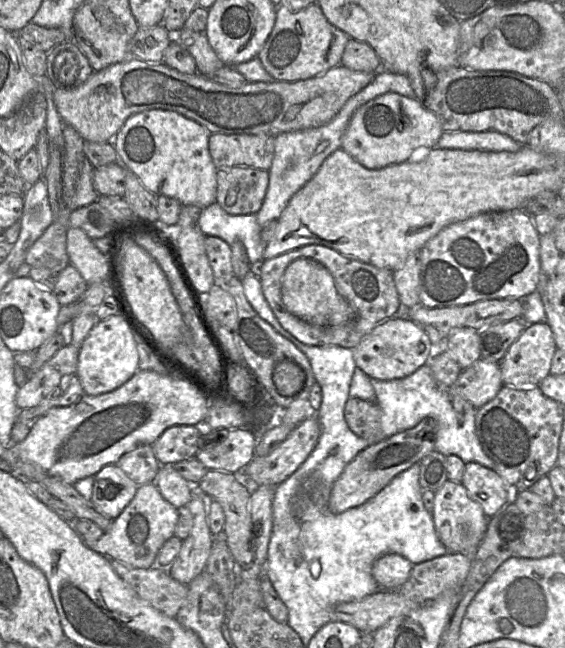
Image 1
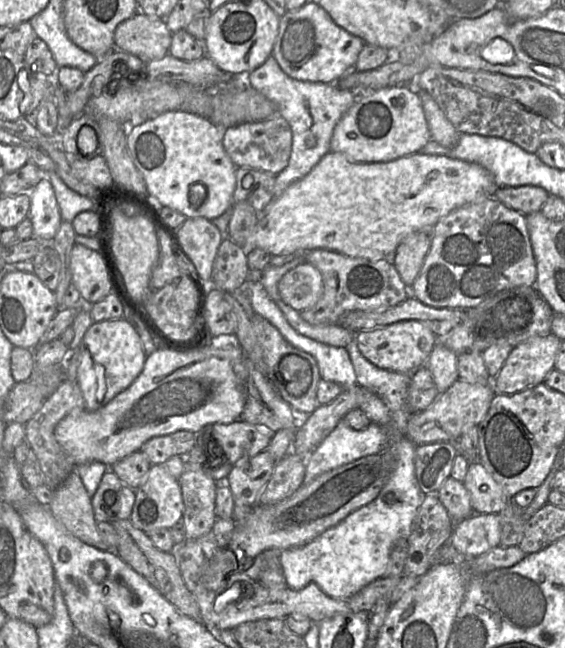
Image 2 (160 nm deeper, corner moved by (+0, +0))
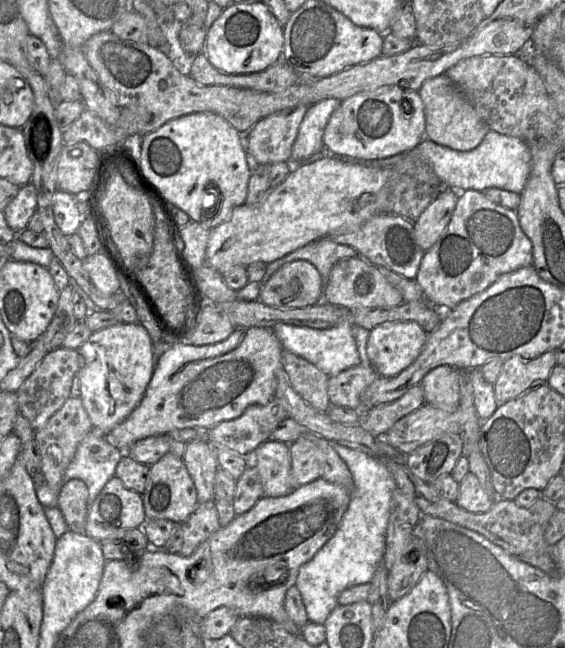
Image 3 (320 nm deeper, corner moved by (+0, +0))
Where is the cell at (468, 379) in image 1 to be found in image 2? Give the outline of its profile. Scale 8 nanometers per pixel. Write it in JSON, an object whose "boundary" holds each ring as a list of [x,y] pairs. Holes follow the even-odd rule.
{"boundary":[[[459,378],[428,408],[410,415],[405,436],[415,446],[459,440],[464,432],[473,426],[478,426],[484,419],[495,394],[493,383],[488,385],[471,384]]]}

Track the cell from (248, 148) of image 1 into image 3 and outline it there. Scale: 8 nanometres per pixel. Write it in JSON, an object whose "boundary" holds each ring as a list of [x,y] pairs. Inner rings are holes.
{"boundary":[[[298,105],[269,115],[247,132],[246,154],[258,165],[288,162],[300,124],[311,105]]]}

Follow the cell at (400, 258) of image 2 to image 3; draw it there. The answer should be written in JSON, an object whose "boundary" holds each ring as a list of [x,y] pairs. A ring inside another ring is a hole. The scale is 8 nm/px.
{"boundary":[[[443,188],[413,222],[414,240],[423,251],[435,244],[447,226],[457,198],[458,191]]]}

